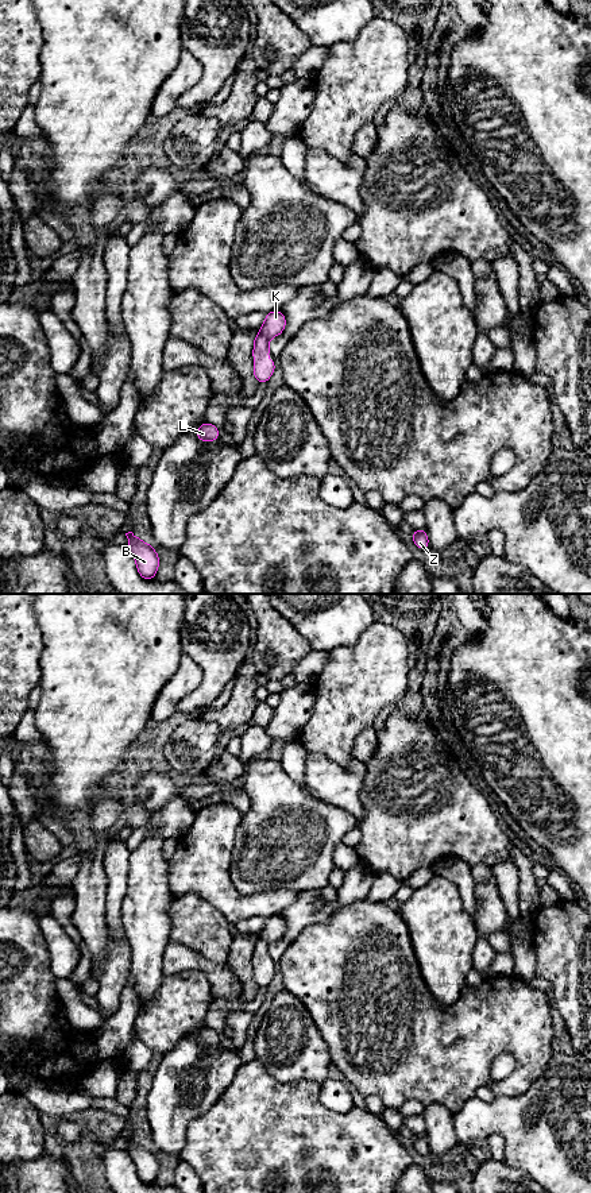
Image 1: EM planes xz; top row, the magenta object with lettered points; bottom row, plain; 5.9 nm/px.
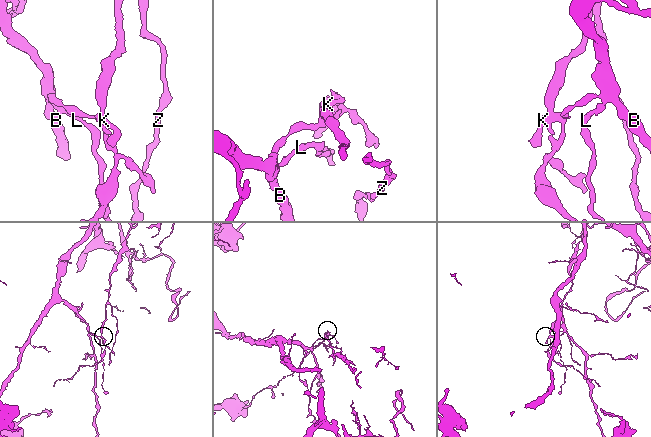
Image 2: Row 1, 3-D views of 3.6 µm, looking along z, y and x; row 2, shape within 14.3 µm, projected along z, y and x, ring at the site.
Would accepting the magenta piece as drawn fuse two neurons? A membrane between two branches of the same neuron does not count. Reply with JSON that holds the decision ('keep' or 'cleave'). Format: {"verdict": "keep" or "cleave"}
{"verdict": "cleave"}

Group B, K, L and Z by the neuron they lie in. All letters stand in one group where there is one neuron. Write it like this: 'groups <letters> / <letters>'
groups B L / K Z

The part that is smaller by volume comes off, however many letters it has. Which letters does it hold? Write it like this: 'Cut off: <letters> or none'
Cut off: K, Z

